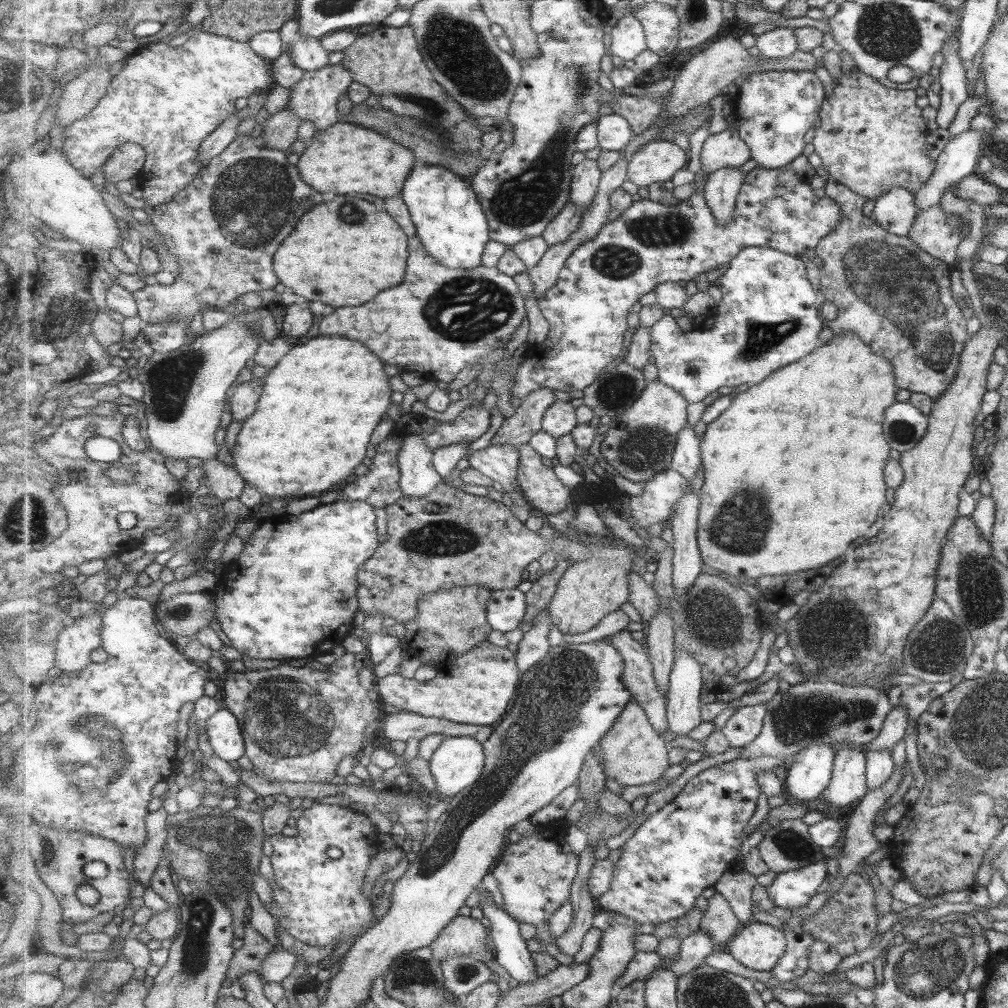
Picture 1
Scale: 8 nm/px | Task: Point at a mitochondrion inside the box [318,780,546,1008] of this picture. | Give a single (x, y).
(413, 972)

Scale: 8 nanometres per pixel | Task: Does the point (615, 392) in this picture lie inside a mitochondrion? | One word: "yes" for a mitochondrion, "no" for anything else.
yes

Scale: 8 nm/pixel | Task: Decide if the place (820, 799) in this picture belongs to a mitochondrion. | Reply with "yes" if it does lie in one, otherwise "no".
no

